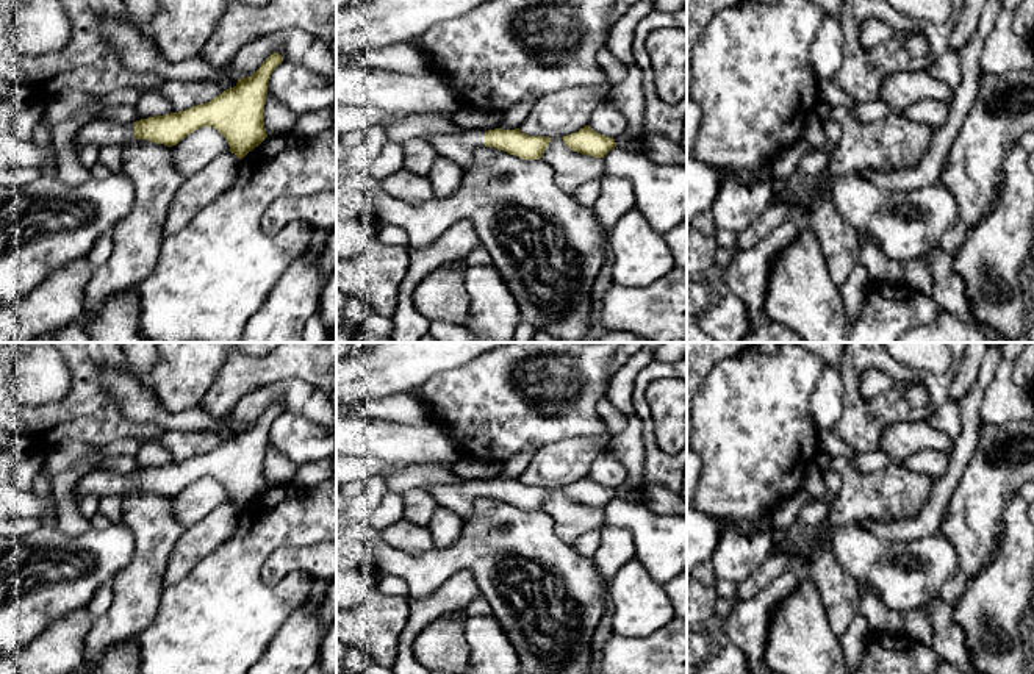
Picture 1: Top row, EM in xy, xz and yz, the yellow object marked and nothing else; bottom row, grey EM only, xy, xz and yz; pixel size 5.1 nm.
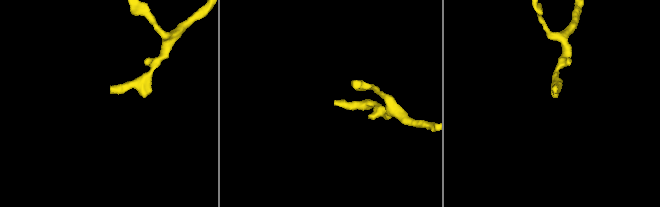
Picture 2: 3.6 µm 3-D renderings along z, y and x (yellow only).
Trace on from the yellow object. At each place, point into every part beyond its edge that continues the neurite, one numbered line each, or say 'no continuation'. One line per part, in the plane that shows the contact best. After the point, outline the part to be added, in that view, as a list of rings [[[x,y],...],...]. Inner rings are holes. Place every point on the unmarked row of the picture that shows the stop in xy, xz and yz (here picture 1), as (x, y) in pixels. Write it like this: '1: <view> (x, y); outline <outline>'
1: xz (459, 498); outline [[[463,480],[460,483],[438,483],[425,486],[424,491],[427,491],[440,507],[449,508],[466,519],[472,514],[472,502],[485,497],[485,482]]]

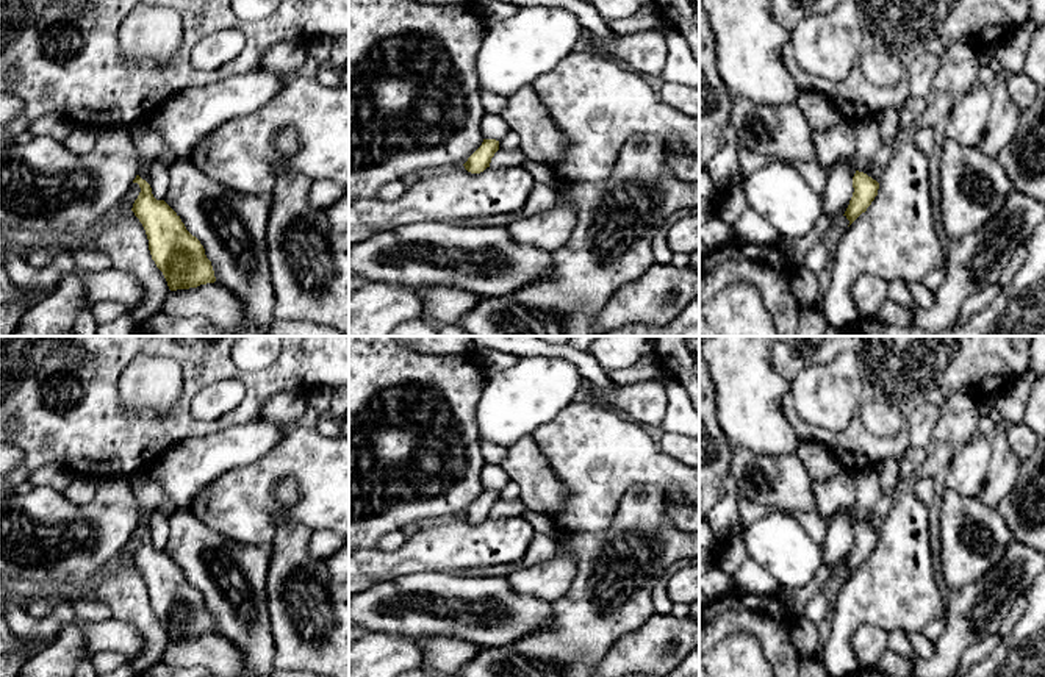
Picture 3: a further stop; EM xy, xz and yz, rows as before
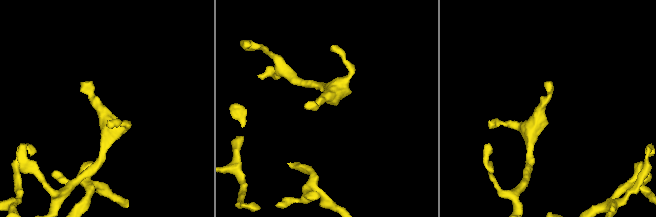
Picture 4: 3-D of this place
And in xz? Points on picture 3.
no continuation

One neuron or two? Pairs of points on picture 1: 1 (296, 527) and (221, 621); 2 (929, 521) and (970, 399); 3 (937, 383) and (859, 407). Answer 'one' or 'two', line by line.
1: one
2: one
3: one

